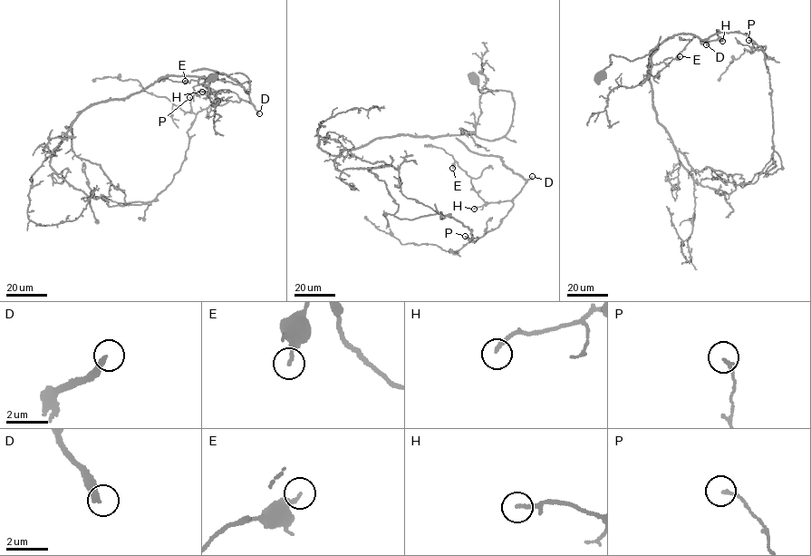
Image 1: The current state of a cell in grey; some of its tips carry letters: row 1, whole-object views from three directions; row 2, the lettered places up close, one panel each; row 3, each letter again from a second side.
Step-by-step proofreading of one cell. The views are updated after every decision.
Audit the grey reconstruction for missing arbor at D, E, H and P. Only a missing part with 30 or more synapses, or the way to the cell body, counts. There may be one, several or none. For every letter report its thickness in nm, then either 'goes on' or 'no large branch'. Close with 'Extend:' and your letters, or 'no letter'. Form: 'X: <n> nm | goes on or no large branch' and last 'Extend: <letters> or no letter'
D: 280 nm | goes on
E: 200 nm | no large branch
H: 160 nm | no large branch
P: 150 nm | no large branch
Extend: D

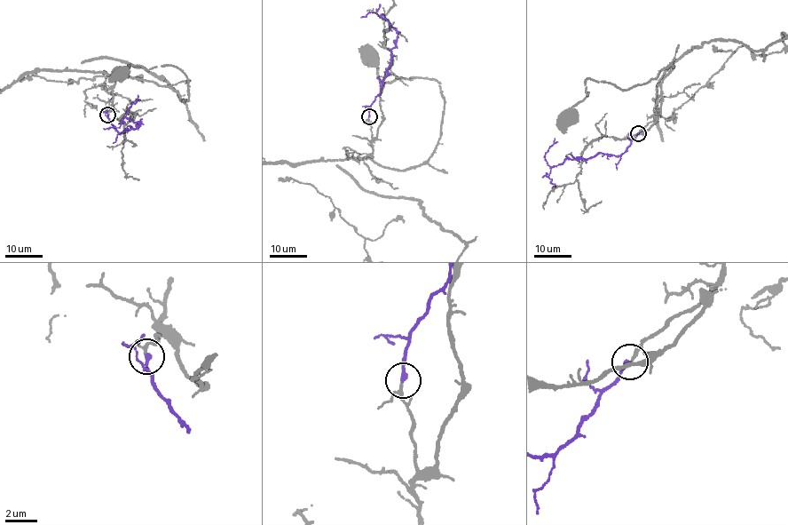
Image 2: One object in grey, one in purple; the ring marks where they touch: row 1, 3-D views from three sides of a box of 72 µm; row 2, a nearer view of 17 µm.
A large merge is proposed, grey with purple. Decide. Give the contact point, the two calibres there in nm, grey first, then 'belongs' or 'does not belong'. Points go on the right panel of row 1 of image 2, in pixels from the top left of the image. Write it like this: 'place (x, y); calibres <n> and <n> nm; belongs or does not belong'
place (638, 133); calibres 140 and 280 nm; belongs

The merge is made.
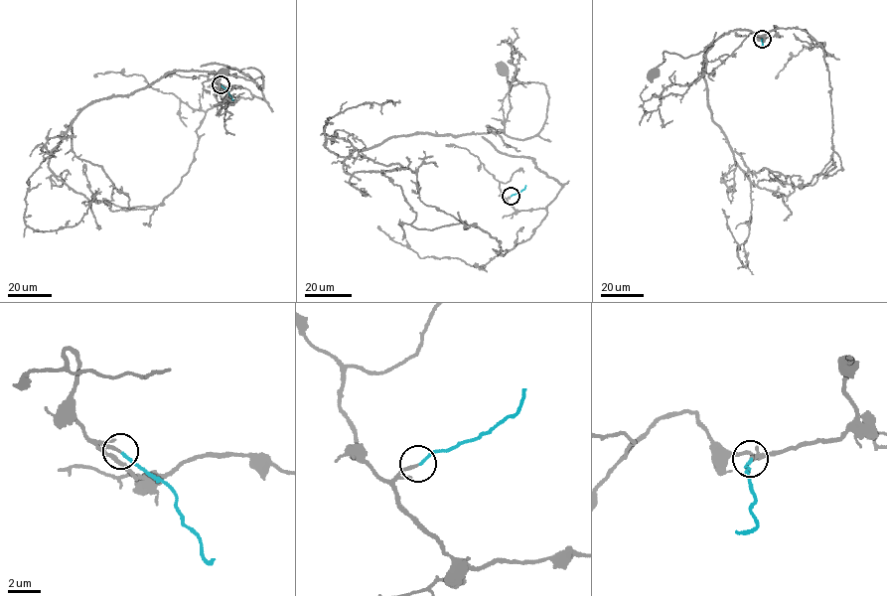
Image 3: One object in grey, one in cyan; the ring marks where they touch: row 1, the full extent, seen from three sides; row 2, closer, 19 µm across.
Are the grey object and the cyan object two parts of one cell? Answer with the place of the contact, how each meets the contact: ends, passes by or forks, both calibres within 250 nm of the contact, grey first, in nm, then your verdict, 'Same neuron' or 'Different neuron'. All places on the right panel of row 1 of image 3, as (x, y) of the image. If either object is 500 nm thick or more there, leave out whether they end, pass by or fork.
Place: (762, 39). At the ring grey ends. At the ring cyan ends. Thickness 190 nm (grey) against 160 nm. Same neuron

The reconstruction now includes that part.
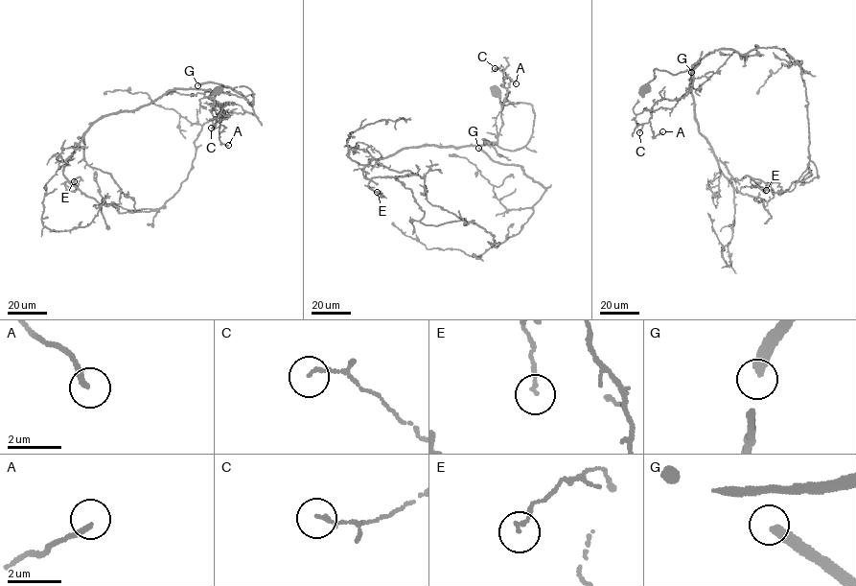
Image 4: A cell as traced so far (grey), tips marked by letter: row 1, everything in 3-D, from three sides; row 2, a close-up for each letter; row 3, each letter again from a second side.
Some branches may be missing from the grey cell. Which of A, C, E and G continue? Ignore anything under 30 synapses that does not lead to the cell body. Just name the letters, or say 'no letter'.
no letter

